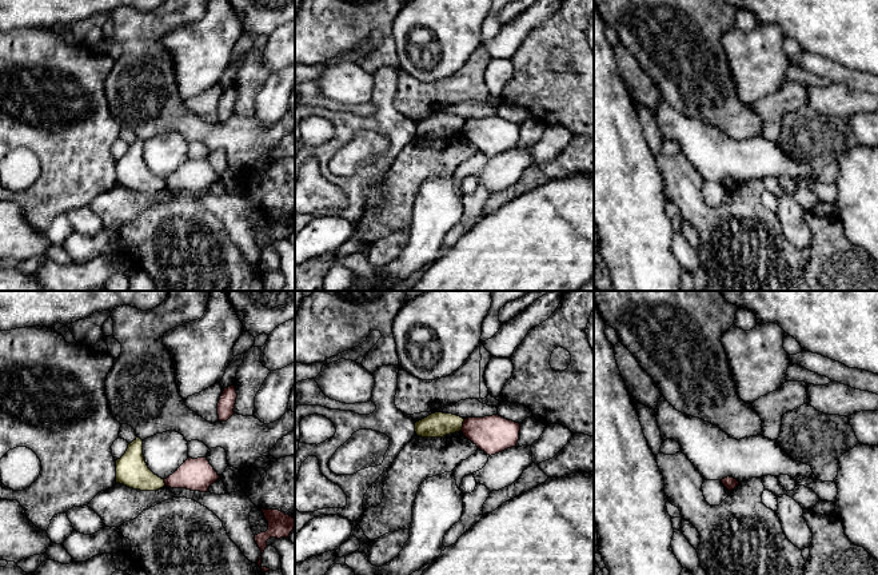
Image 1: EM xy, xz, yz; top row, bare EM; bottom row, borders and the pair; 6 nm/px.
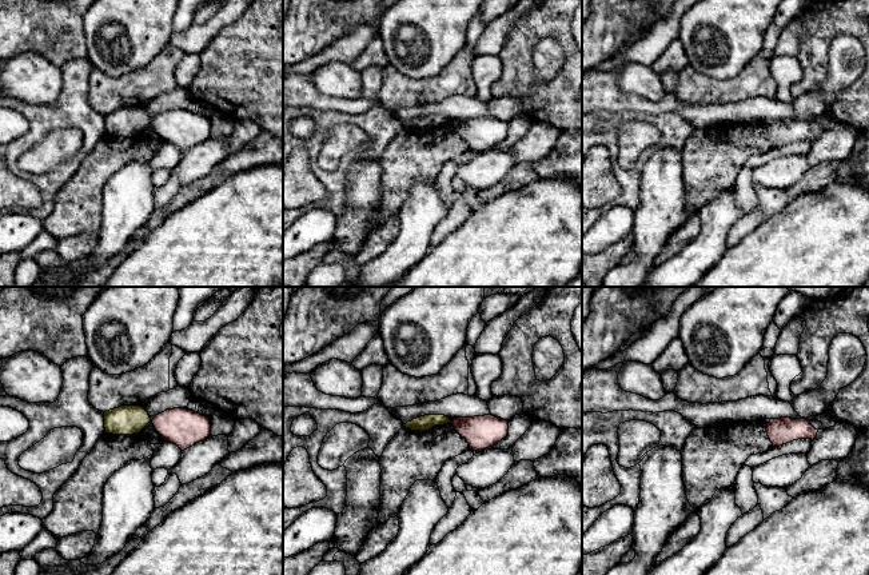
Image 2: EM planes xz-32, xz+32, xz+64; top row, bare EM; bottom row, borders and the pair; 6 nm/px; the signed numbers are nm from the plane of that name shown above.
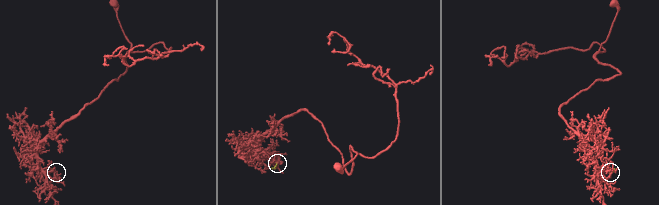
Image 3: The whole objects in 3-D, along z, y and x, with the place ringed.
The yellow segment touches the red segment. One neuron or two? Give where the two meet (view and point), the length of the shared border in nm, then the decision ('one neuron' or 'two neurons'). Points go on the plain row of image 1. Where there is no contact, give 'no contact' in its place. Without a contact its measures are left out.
xz (462, 126) | 80 nm | two neurons

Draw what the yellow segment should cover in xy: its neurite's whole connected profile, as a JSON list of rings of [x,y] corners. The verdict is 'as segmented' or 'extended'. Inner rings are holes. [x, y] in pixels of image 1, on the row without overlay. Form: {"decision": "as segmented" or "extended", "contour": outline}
{"decision": "as segmented", "contour": [[[140,139],[129,144],[125,155],[116,161],[116,184],[140,192],[157,192],[165,187],[164,180],[148,169]]]}

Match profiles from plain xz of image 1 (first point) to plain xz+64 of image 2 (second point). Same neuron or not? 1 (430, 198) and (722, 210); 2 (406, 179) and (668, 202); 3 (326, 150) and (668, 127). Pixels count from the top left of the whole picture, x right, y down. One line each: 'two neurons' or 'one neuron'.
1: one neuron
2: two neurons
3: one neuron

